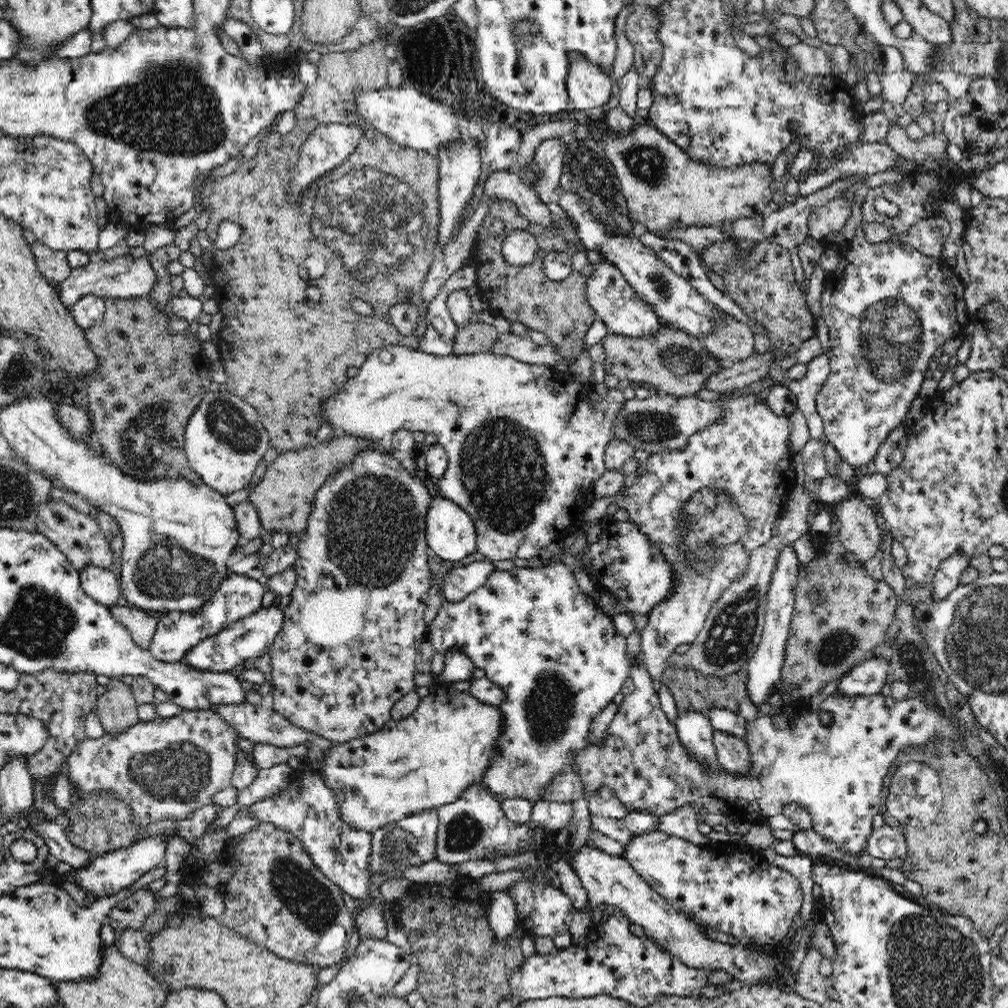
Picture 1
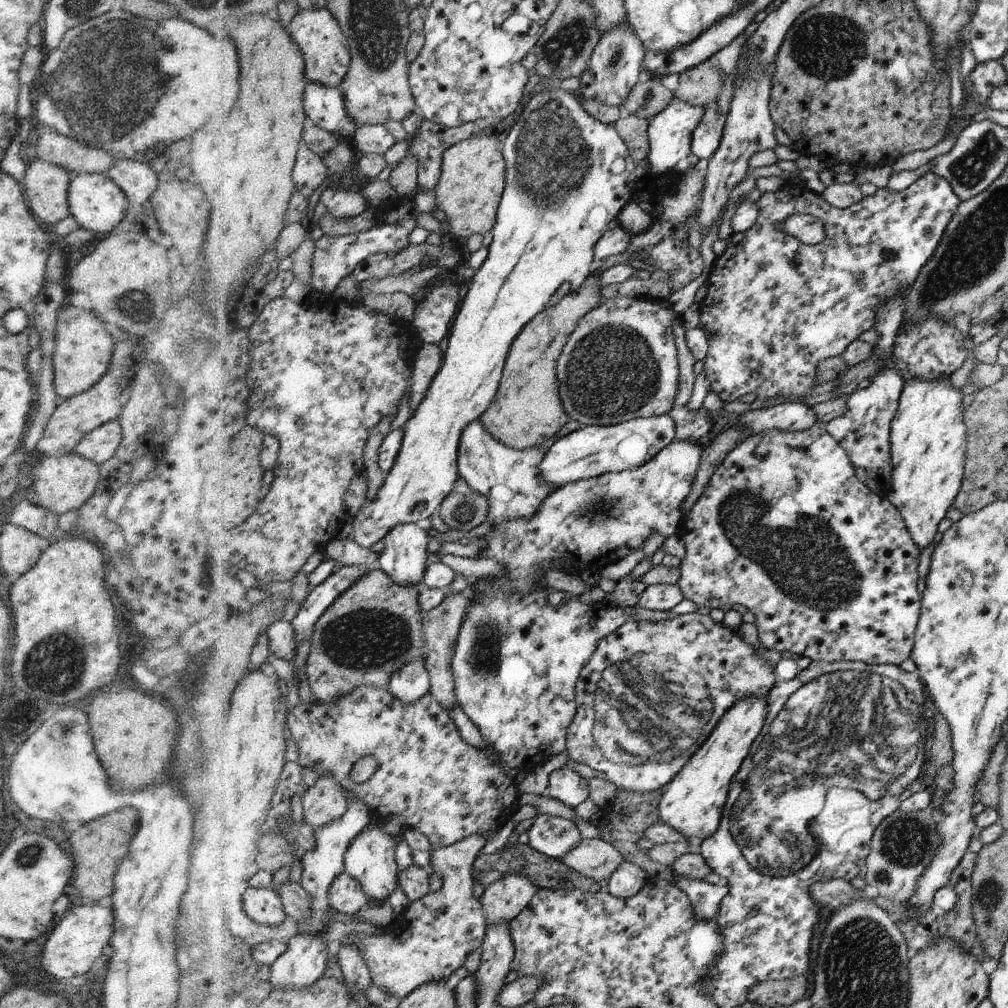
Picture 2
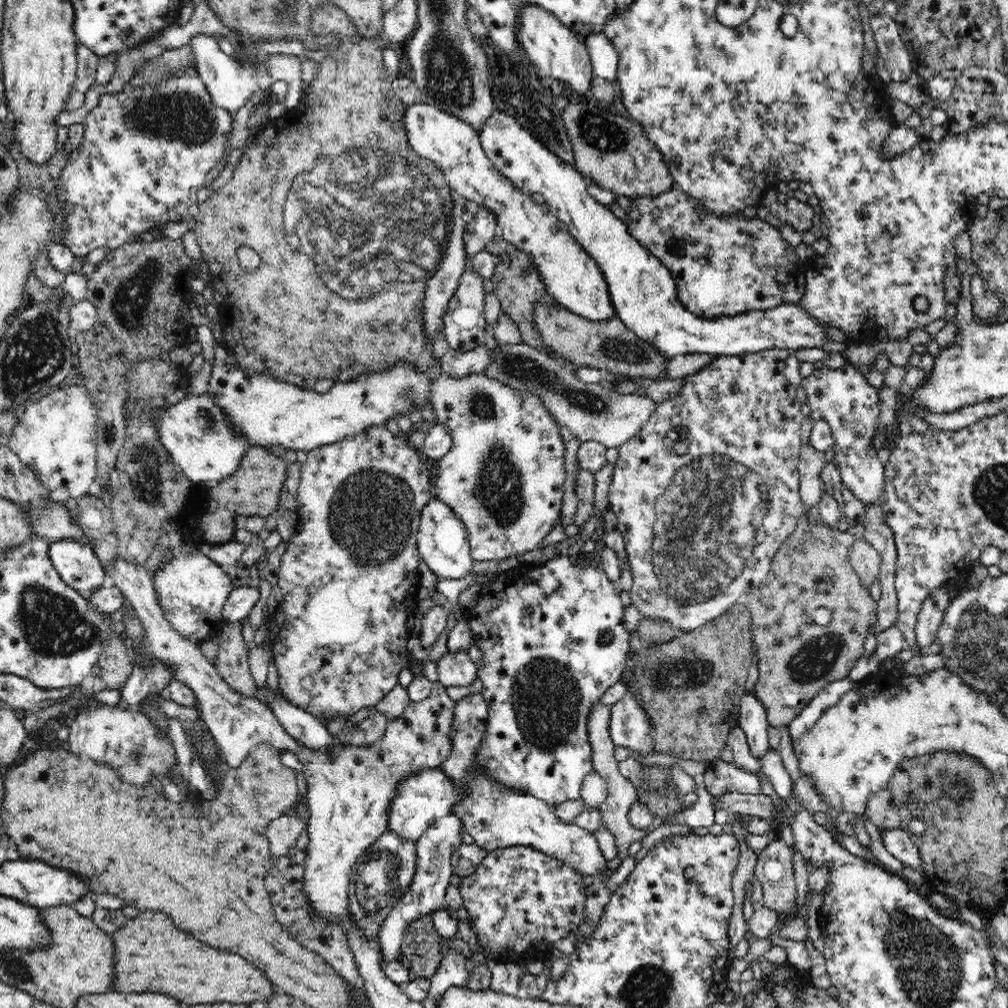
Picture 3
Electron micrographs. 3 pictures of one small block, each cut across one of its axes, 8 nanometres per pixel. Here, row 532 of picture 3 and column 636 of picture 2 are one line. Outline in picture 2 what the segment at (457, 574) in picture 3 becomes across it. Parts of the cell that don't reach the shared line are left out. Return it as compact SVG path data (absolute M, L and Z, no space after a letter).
M670 414L636 417L615 425L588 425L559 438L540 464L541 477L555 488L599 477L600 475L638 468L654 458L675 440L676 425Z

